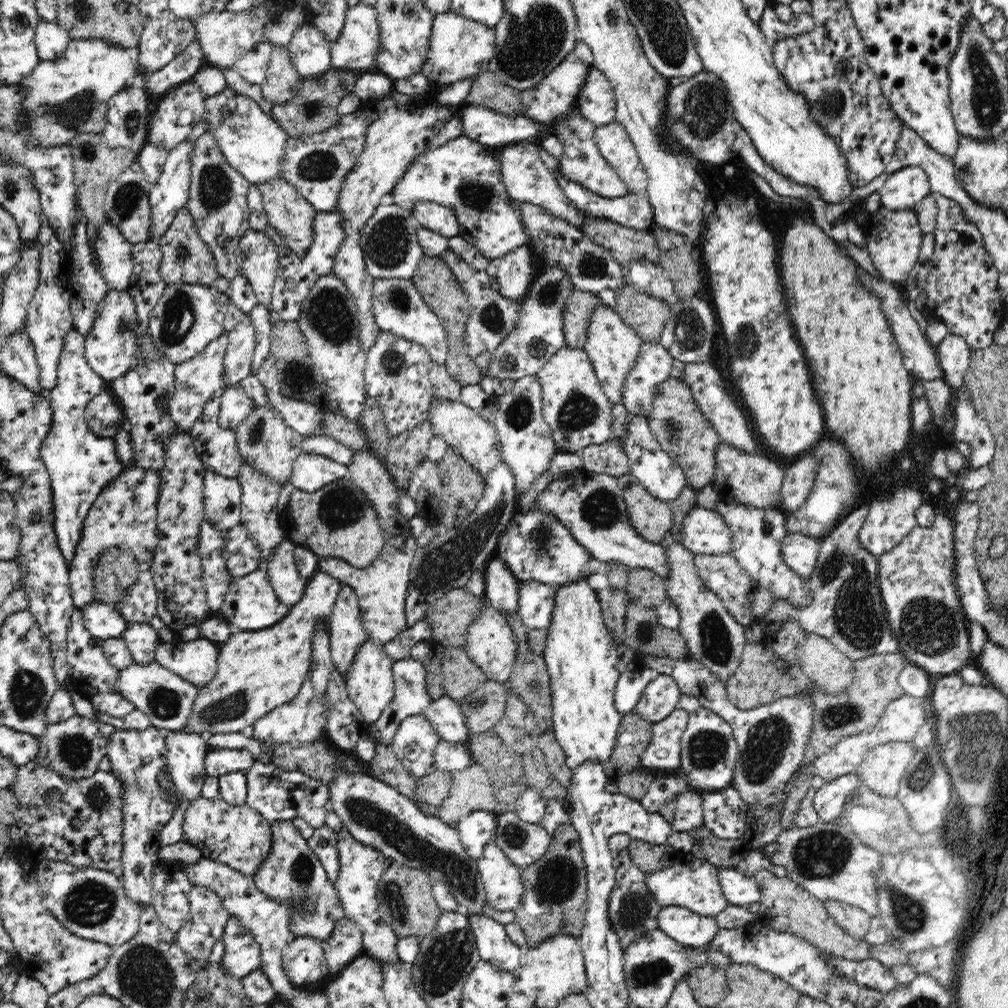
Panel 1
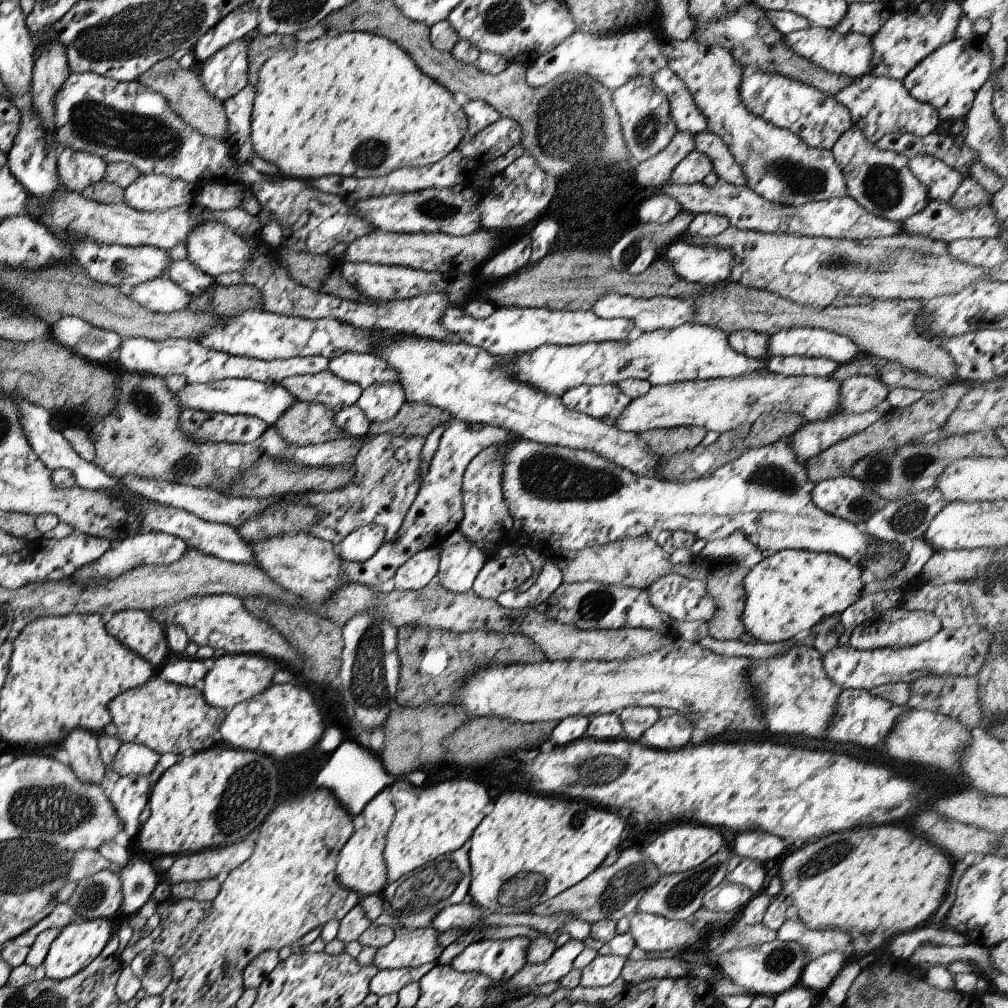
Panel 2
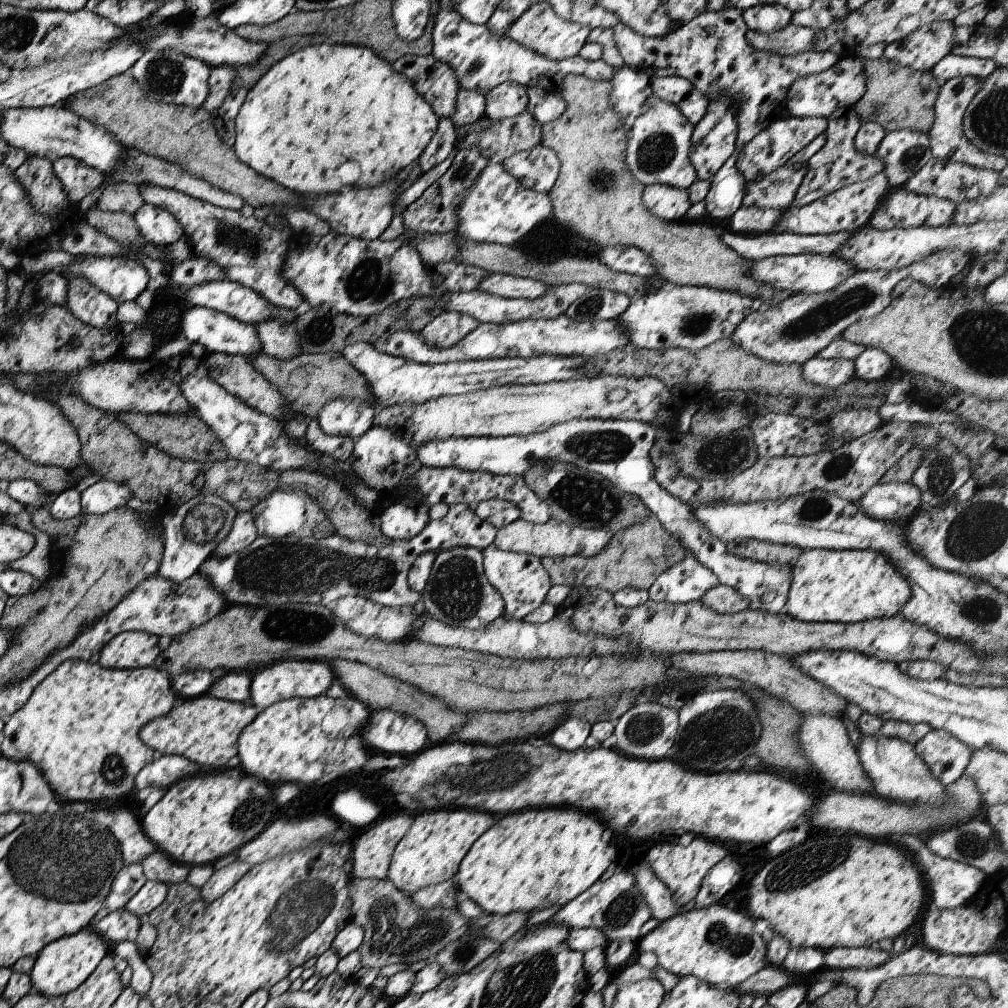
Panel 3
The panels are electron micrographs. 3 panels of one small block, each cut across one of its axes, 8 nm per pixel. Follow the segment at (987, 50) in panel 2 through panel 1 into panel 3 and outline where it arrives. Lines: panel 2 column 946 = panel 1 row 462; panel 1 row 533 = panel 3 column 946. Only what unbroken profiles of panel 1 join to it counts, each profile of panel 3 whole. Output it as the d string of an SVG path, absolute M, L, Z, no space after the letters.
M950 53L946 58L942 58L931 71L942 87L944 83L954 77L973 76L985 79L996 67L997 64L992 59L965 57Z

